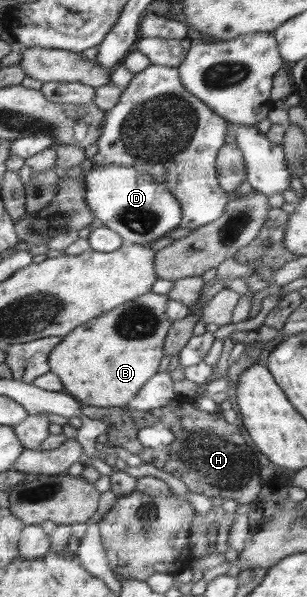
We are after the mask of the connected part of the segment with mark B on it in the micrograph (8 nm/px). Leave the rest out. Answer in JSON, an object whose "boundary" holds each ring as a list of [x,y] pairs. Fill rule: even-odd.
{"boundary":[[[151,293],[86,322],[84,326],[78,326],[72,334],[64,337],[64,342],[52,352],[51,371],[62,378],[65,390],[78,397],[84,405],[109,409],[127,406],[162,370],[160,366],[166,356],[166,342],[170,329],[174,326],[174,322],[167,316],[168,302],[168,295]]]}

